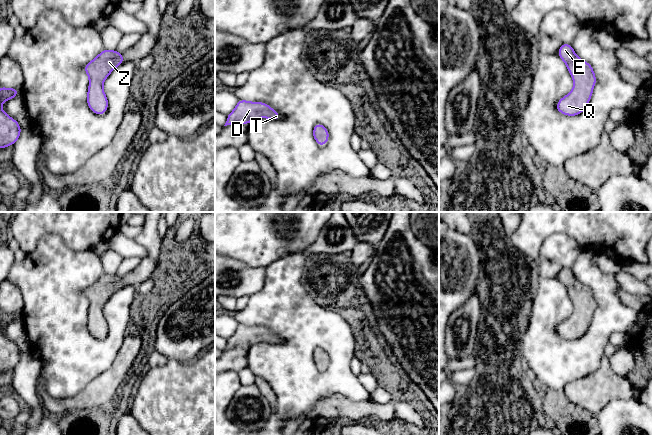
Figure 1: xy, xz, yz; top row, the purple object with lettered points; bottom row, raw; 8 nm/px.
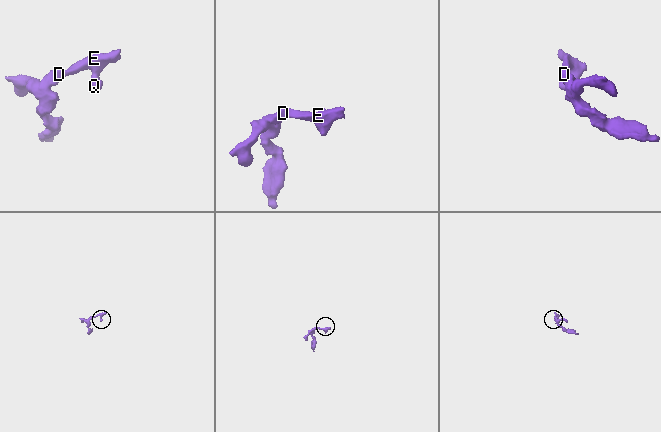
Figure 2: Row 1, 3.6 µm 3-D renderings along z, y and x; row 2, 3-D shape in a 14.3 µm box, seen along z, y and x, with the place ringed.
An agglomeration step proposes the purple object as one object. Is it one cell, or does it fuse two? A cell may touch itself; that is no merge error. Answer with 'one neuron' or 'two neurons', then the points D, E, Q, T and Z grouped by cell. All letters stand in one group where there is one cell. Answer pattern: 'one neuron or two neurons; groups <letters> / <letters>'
one neuron; groups D E Q T Z

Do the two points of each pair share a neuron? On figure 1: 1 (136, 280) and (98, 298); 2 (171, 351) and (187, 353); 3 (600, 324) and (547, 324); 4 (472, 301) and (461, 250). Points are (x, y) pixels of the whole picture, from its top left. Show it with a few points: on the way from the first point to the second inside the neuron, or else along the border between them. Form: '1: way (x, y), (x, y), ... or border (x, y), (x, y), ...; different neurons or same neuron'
1: way (127, 280), (114, 282), (107, 289); same neuron
2: way (175, 351), (183, 351); same neuron
3: way (587, 339), (581, 345), (561, 345), (555, 339); same neuron
4: border (477, 293), (472, 294), (454, 311); different neurons

